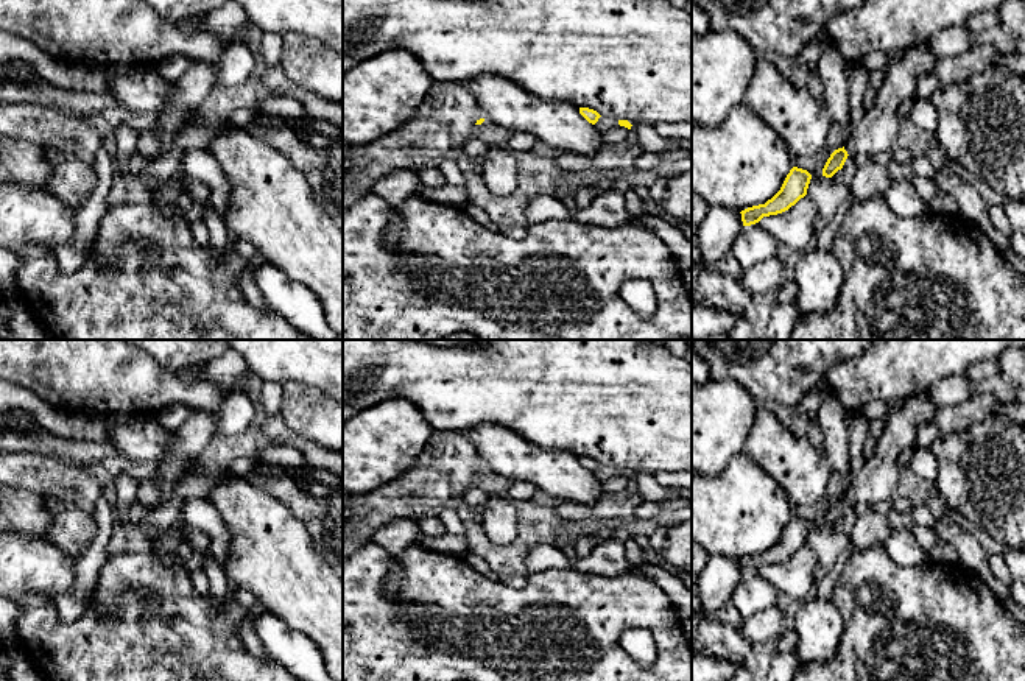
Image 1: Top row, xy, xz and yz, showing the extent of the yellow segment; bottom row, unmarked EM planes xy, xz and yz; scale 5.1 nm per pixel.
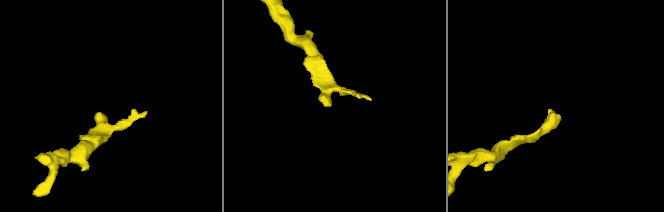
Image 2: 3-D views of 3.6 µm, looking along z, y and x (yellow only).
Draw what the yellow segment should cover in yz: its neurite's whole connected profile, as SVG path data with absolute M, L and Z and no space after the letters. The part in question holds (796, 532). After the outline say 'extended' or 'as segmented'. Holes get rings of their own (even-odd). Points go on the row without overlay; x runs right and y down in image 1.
M793 516L787 524L780 539L765 553L741 559L743 575L759 572L763 566L777 564L788 559L807 544L812 524L807 519Z | as segmented

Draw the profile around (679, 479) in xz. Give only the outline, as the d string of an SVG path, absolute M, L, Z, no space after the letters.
M692 469L664 472L654 477L657 483L667 489L684 488L692 492Z

